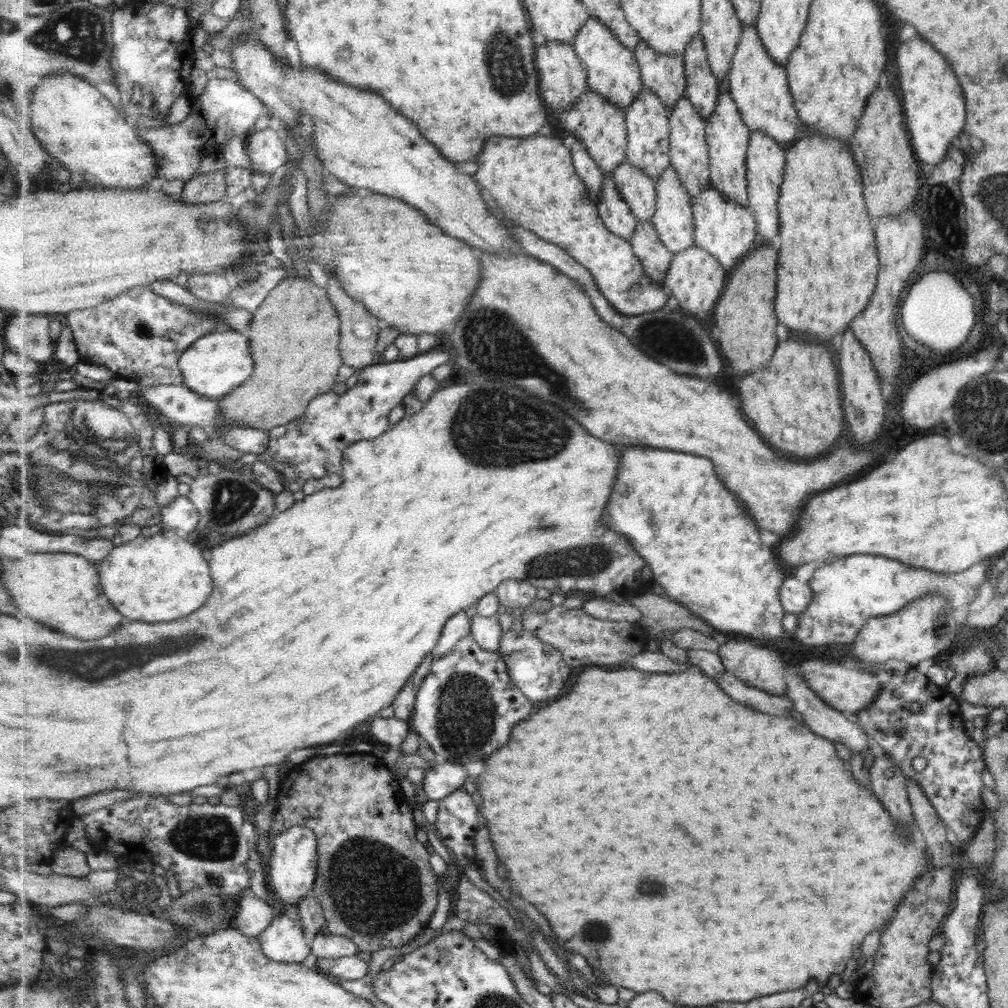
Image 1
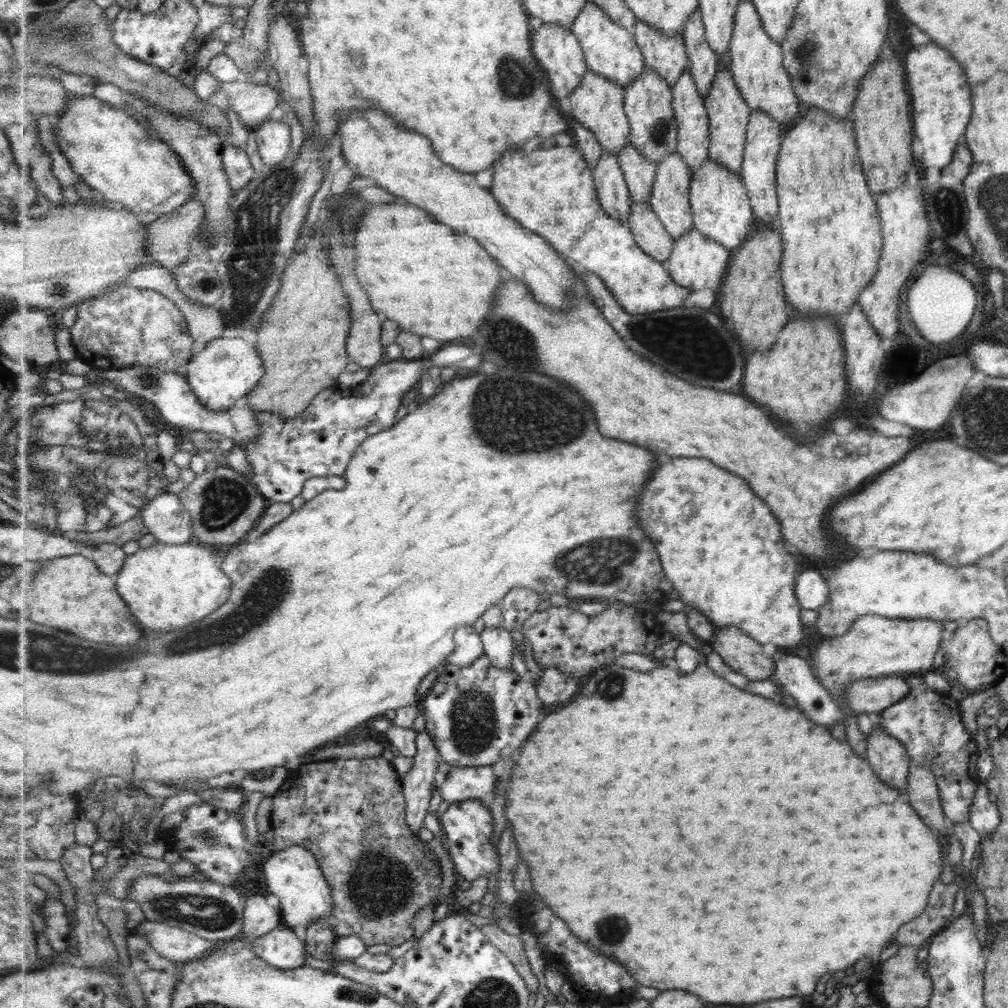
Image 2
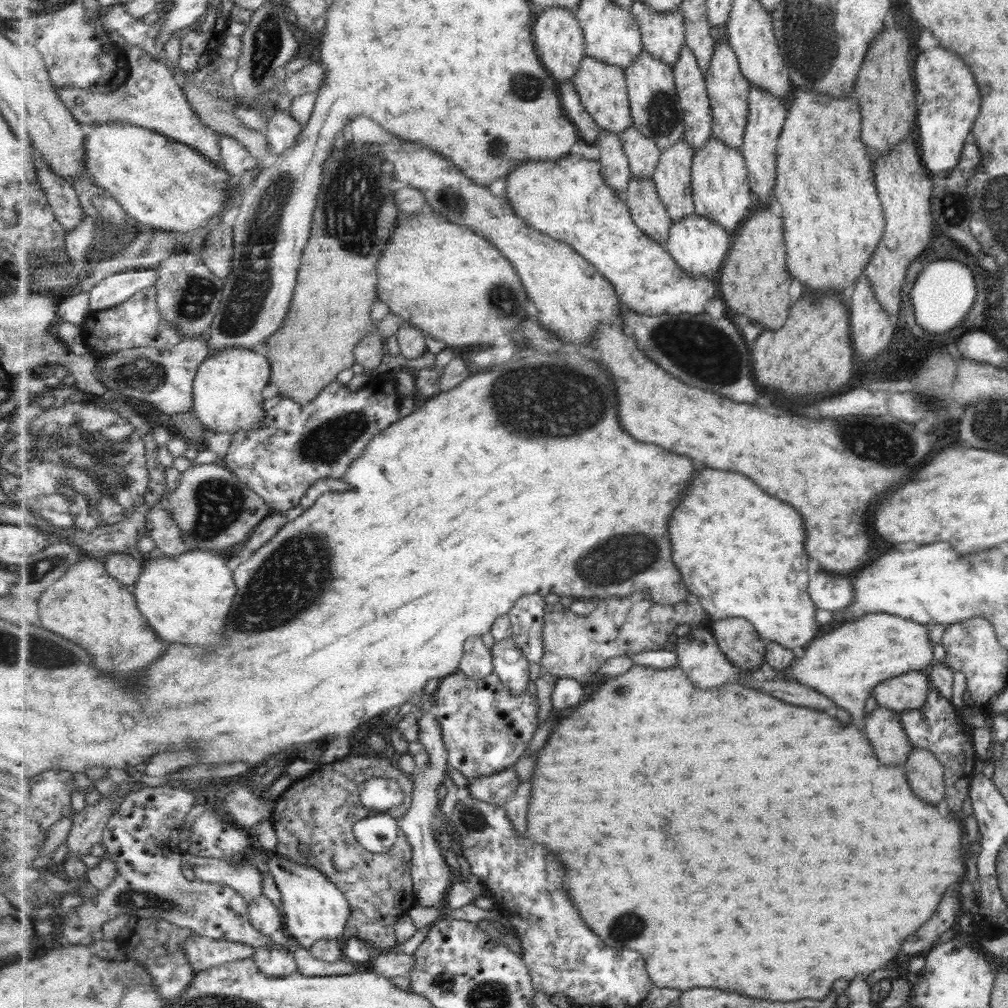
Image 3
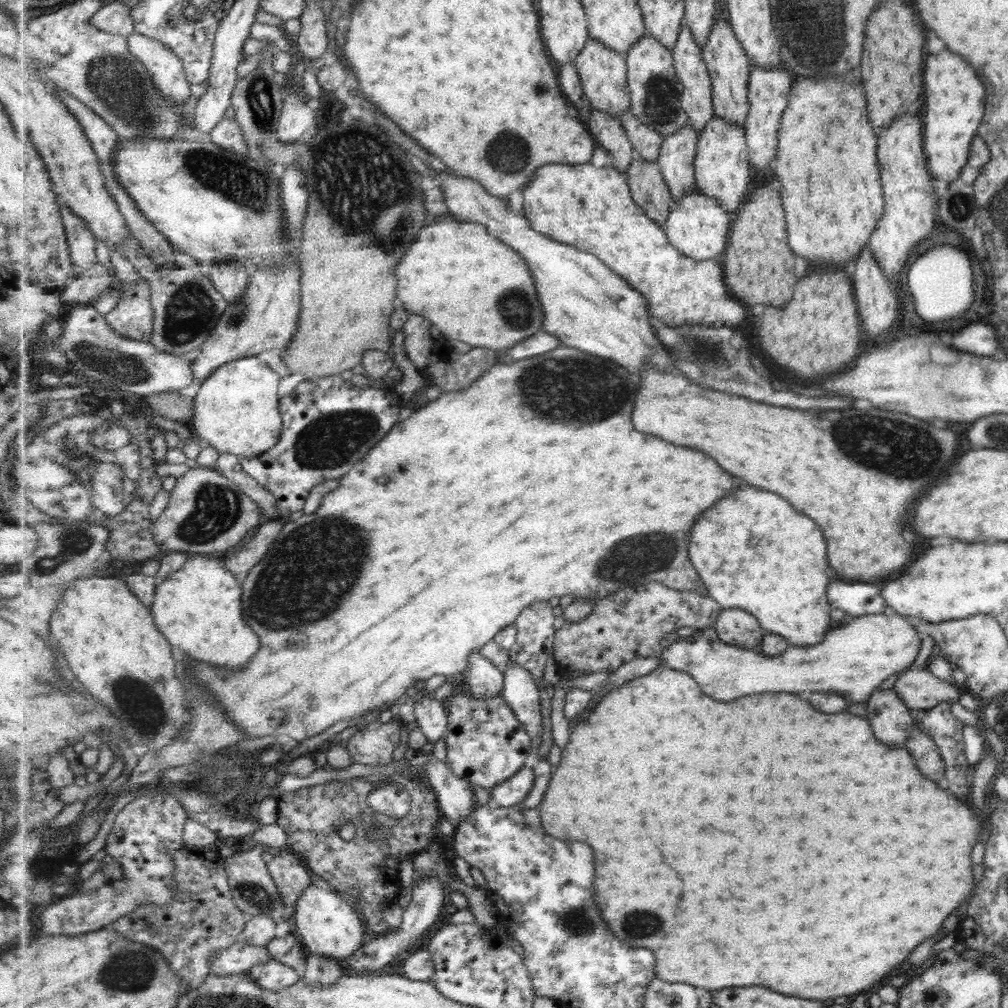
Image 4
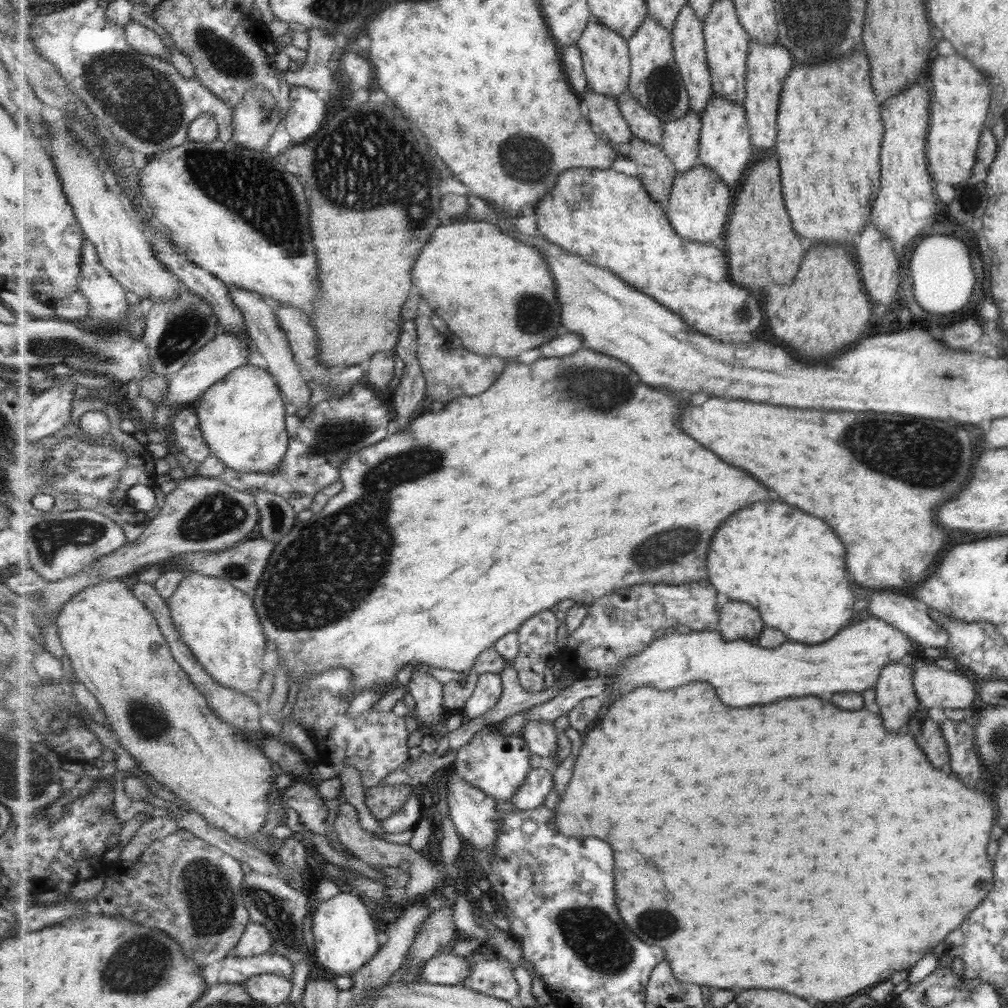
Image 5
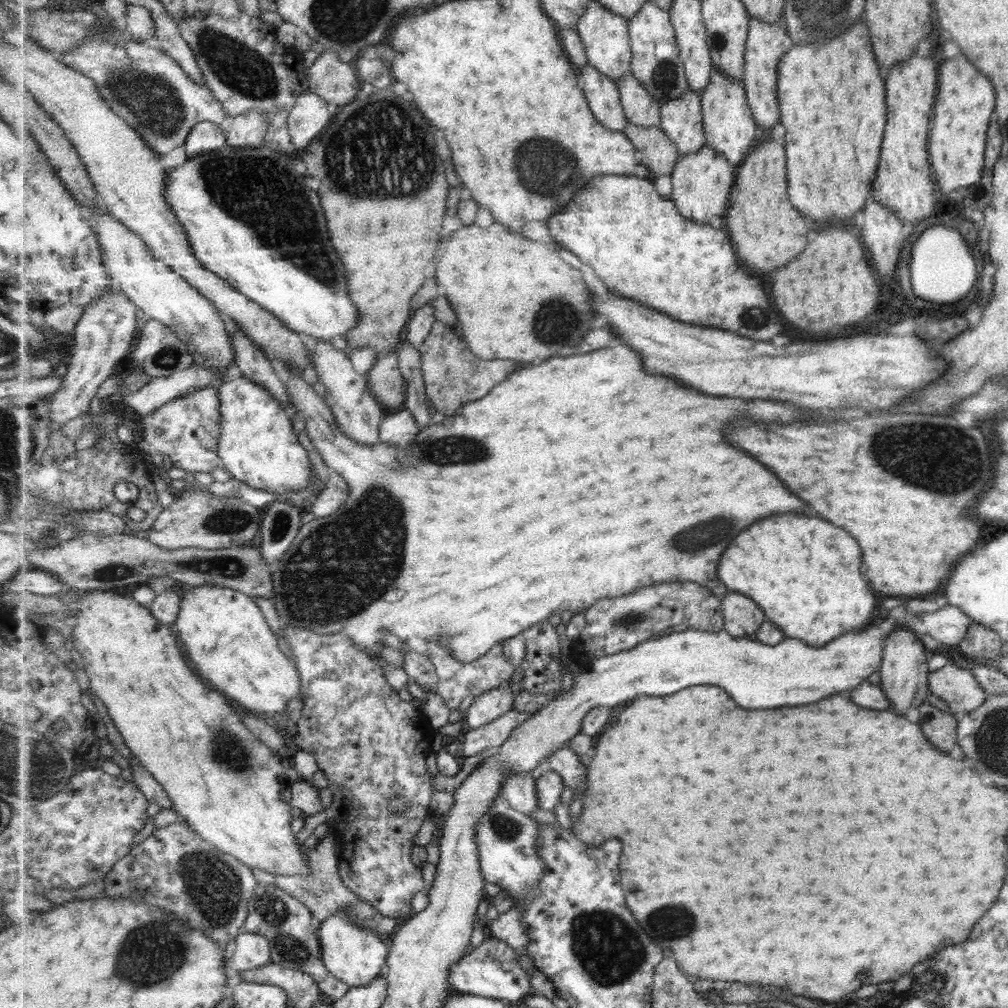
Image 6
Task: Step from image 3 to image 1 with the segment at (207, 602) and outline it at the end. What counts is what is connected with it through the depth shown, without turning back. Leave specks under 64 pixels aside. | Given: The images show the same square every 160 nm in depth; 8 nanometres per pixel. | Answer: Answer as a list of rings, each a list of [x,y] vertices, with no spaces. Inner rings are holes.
[[[162,529],[157,534],[146,537],[139,535],[135,540],[116,546],[97,567],[103,580],[104,593],[112,605],[129,621],[148,623],[173,622],[199,610],[213,594],[213,578],[209,562],[203,558],[204,552],[187,538],[171,529]]]

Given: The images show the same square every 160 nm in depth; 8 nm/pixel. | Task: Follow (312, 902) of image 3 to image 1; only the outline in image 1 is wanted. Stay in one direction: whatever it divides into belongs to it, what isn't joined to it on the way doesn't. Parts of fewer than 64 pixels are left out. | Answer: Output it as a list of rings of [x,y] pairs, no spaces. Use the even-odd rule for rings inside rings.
[[[292,826],[277,834],[271,834],[273,849],[271,857],[266,863],[269,865],[270,884],[274,892],[283,903],[298,907],[300,900],[313,892],[318,867],[318,840],[316,832],[312,828],[304,826]]]

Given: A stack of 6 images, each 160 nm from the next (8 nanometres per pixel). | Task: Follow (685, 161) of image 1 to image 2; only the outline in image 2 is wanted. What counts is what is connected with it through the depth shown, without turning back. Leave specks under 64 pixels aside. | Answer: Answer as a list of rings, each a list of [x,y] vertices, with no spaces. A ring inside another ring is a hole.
[[[690,67],[685,69],[681,78],[672,87],[674,99],[672,104],[676,109],[676,119],[680,121],[679,144],[677,153],[685,158],[691,170],[699,169],[705,165],[705,161],[710,158],[710,118],[708,108],[705,104],[705,97],[700,89],[697,88],[696,80],[693,78]]]

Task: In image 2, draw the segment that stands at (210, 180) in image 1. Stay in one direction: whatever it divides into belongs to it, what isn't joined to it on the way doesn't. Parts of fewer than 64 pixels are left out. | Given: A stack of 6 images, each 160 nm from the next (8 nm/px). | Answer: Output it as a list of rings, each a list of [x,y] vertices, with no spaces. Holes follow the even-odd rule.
[[[197,198],[177,208],[169,216],[159,217],[147,227],[146,251],[150,260],[160,262],[167,270],[179,268],[191,255],[193,240],[199,239],[201,226],[205,222],[205,207]]]

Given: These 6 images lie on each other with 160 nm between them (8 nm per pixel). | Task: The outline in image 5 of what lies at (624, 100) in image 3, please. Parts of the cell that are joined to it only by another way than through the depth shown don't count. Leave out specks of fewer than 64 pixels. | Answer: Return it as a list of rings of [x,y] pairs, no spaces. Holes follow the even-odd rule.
[[[593,16],[577,45],[583,52],[584,71],[586,72],[588,86],[601,94],[615,98],[624,95],[629,90],[628,86],[632,75],[632,57],[630,56],[627,38],[621,36],[616,30],[605,26]]]

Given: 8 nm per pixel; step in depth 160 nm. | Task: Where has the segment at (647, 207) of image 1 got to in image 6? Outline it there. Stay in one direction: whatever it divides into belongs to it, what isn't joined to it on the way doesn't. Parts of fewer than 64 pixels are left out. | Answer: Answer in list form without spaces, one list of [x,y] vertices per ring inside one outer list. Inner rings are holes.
[[[629,71],[616,80],[621,91],[621,100],[628,122],[646,126],[660,126],[662,104],[655,100],[651,92]]]

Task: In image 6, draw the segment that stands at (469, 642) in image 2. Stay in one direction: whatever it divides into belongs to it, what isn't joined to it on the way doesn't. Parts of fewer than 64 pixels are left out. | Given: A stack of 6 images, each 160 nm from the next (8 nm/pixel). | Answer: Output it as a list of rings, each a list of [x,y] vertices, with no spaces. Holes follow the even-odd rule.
[[[499,687],[481,694],[465,713],[467,729],[476,729],[492,723],[505,713],[513,711],[514,699],[515,694],[509,687]]]

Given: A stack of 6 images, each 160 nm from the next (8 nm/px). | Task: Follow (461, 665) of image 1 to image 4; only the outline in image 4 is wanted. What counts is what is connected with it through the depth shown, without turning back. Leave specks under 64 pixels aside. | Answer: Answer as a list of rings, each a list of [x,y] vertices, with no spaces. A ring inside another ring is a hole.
[[[469,688],[461,689],[445,702],[449,726],[446,732],[446,766],[459,778],[477,787],[490,790],[516,776],[521,768],[531,764],[531,738],[525,725],[502,696],[491,700],[477,700]]]

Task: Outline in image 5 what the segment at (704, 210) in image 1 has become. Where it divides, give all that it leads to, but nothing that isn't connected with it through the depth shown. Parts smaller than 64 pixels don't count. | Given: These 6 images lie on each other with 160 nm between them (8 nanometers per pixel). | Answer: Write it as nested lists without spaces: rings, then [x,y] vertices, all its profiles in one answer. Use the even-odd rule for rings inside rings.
[[[712,96],[708,107],[702,114],[702,131],[700,134],[700,156],[698,163],[713,169],[725,181],[725,185],[735,193],[745,178],[745,170],[753,158],[752,129],[749,128],[748,113],[744,104],[727,100],[724,96]]]

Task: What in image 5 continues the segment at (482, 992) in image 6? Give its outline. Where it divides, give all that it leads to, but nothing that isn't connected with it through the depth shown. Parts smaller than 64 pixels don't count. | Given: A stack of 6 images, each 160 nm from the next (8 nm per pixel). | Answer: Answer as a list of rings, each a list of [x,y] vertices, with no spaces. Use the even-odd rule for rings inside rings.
[[[443,952],[424,964],[423,981],[431,984],[464,985],[472,973],[468,958],[451,952]]]

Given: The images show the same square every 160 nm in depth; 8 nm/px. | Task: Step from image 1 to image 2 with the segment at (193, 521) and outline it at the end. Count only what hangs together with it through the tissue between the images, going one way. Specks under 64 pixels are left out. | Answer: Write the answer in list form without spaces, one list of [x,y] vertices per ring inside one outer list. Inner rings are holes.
[[[165,493],[156,496],[142,509],[142,517],[159,541],[165,544],[187,544],[195,541],[193,515],[180,501],[178,494]]]

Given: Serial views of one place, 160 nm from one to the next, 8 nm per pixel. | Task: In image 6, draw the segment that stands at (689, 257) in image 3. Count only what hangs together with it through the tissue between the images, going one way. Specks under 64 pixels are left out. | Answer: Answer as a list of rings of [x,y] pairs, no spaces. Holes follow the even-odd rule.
[[[705,146],[697,153],[680,155],[672,176],[672,195],[679,212],[683,217],[701,224],[711,224],[713,218],[726,214],[731,188],[736,184],[735,168],[729,158],[719,153],[716,148]]]

